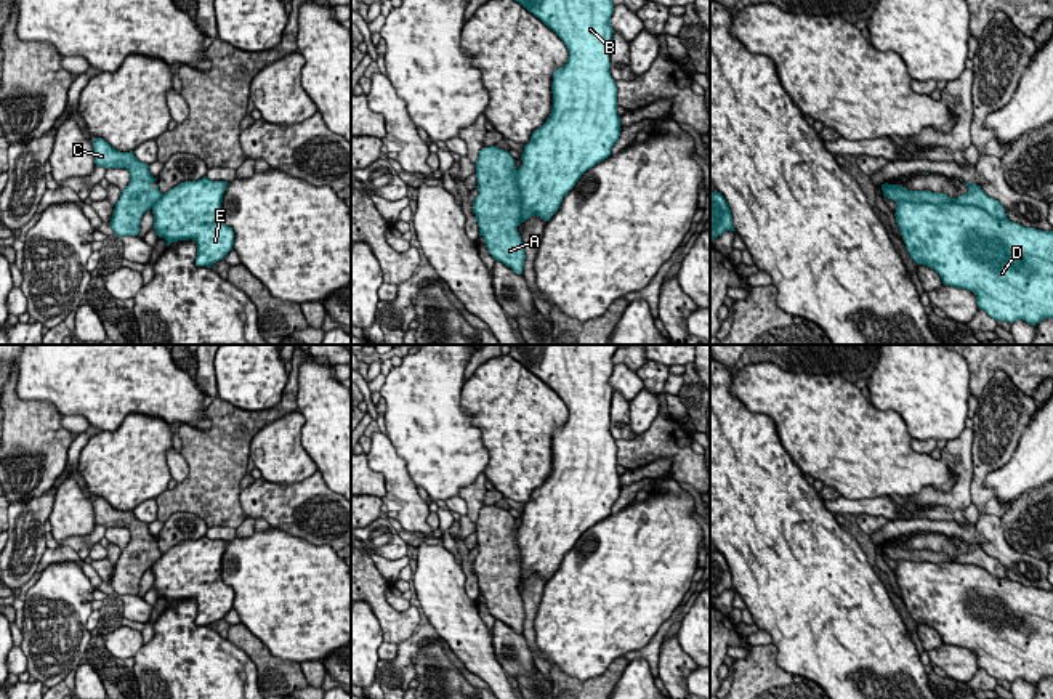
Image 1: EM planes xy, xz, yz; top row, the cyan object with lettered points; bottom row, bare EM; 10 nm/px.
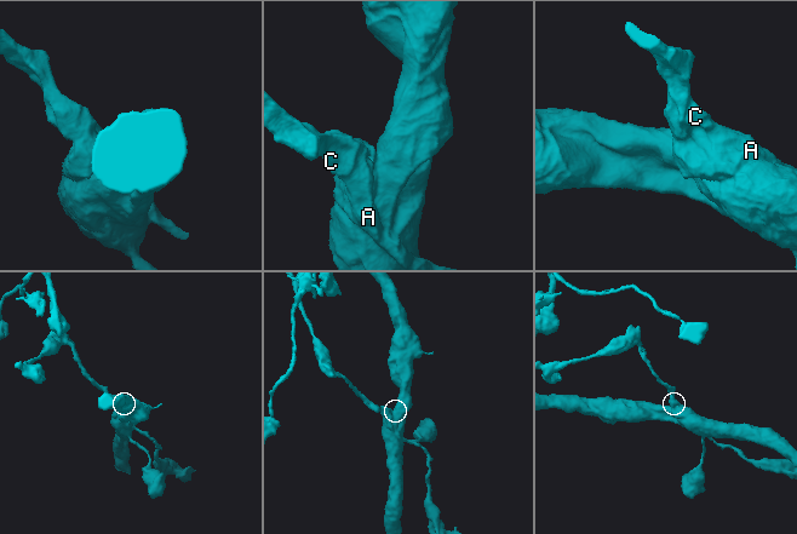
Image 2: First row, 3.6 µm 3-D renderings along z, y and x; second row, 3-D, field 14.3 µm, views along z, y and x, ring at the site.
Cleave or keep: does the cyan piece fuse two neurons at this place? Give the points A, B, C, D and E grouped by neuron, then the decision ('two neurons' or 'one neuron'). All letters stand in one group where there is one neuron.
A C / B D E | two neurons

